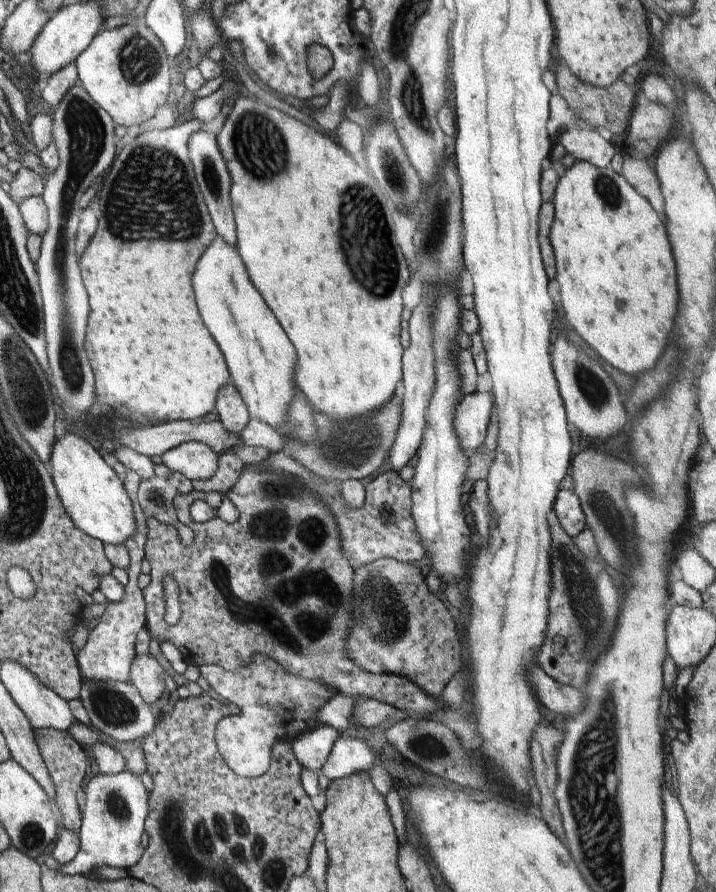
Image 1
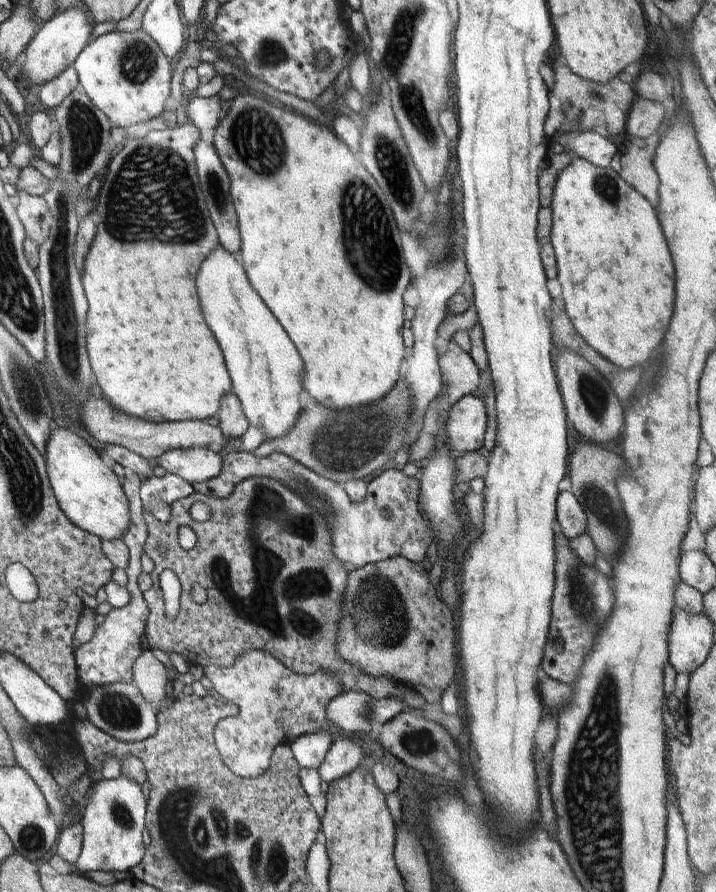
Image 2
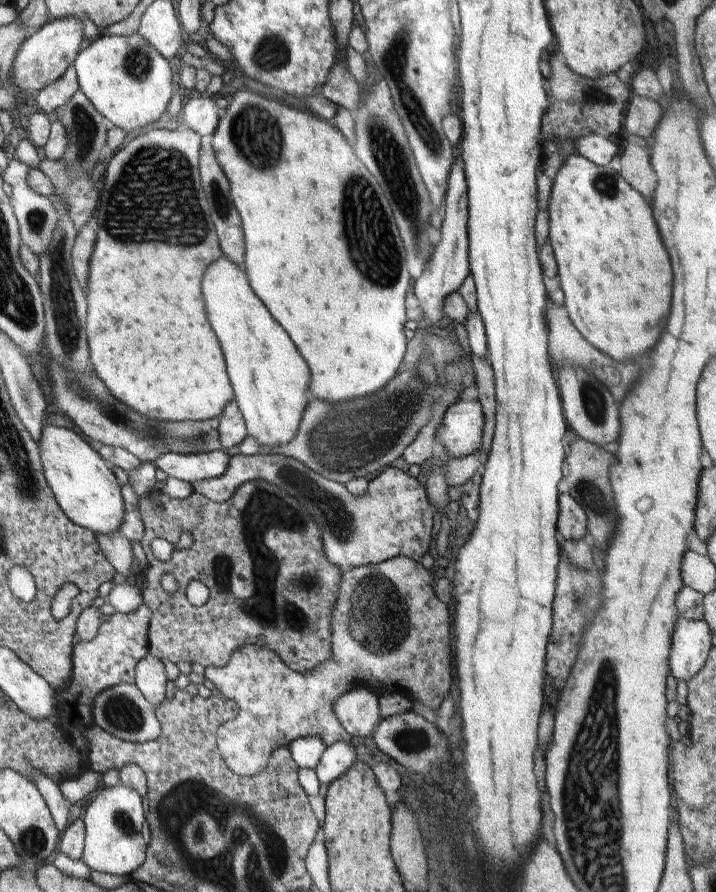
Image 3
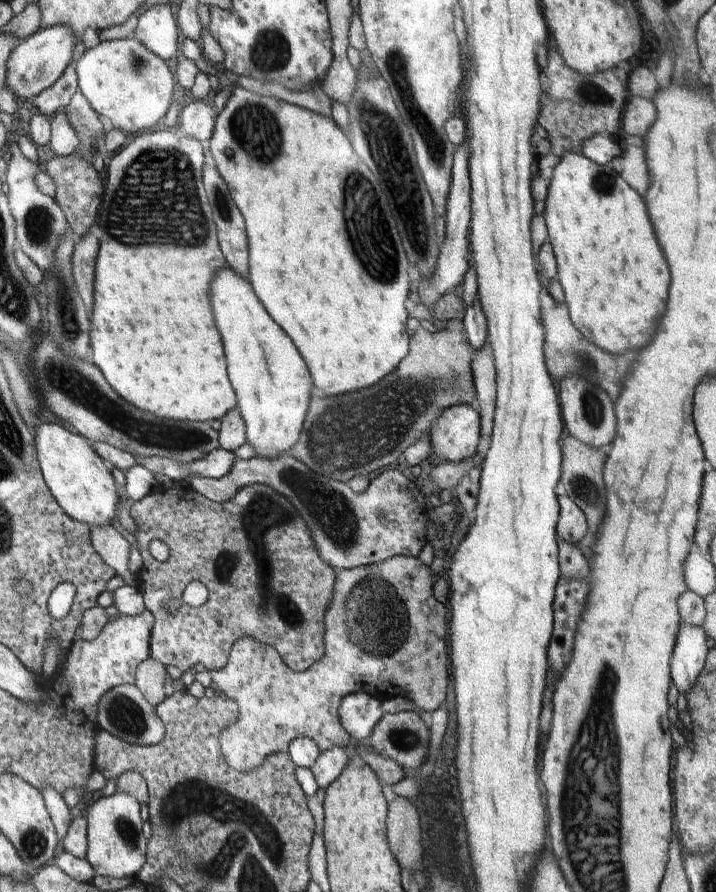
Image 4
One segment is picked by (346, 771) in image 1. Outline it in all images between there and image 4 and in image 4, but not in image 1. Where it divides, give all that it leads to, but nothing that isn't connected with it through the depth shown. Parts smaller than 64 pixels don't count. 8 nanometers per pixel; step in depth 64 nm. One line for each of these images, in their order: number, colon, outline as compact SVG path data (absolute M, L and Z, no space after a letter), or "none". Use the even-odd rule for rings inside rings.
2: M337 738L329 746L329 750L323 758L323 764L319 764L317 774L321 776L321 780L325 780L329 784L329 782L339 780L345 774L353 772L359 764L365 764L365 756L363 756L361 746L357 746L353 740Z
3: M345 742L331 744L329 748L323 750L323 754L315 766L317 780L327 786L333 784L339 776L343 776L349 770L349 766L353 766L355 760L357 760L355 750L349 744L345 744Z
4: M333 746L329 750L323 750L317 756L317 760L313 762L313 766L309 768L317 788L327 790L327 786L333 784L333 780L337 780L337 776L341 774L341 770L345 768L347 762L349 762L349 758L345 756L345 748Z

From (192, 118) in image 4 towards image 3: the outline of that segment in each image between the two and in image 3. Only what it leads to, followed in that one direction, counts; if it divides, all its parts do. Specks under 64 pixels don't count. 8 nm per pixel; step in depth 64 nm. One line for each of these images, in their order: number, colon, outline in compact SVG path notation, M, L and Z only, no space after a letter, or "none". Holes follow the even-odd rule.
3: M197 96L197 98L191 98L179 112L179 124L181 128L185 130L193 130L197 132L197 136L209 136L215 132L215 124L217 124L217 106L213 104L215 98L203 98L203 96Z

